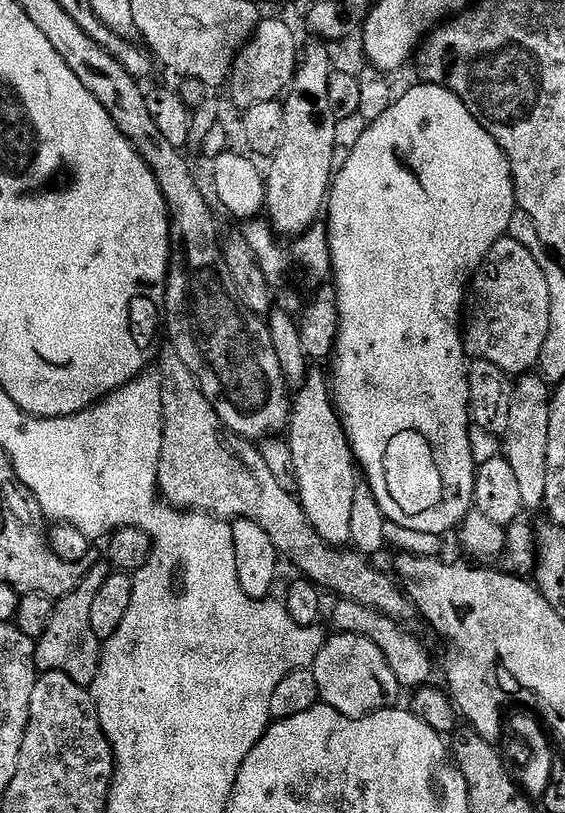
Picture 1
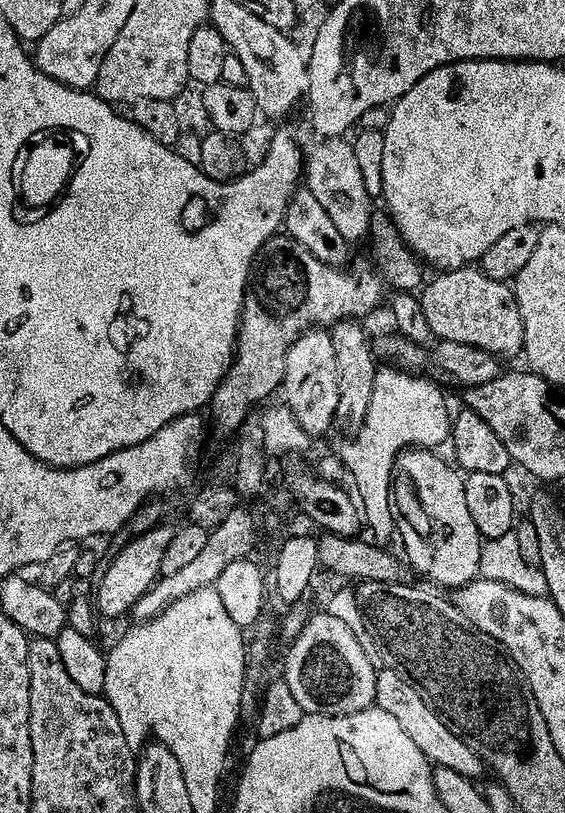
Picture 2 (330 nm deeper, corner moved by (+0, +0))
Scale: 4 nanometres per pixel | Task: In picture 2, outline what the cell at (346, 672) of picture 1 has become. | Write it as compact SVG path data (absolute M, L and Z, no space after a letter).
M327 614L316 616L305 623L302 634L291 641L288 665L282 672L288 681L298 706L309 716L349 716L364 712L376 704L377 666L367 656L353 631Z

